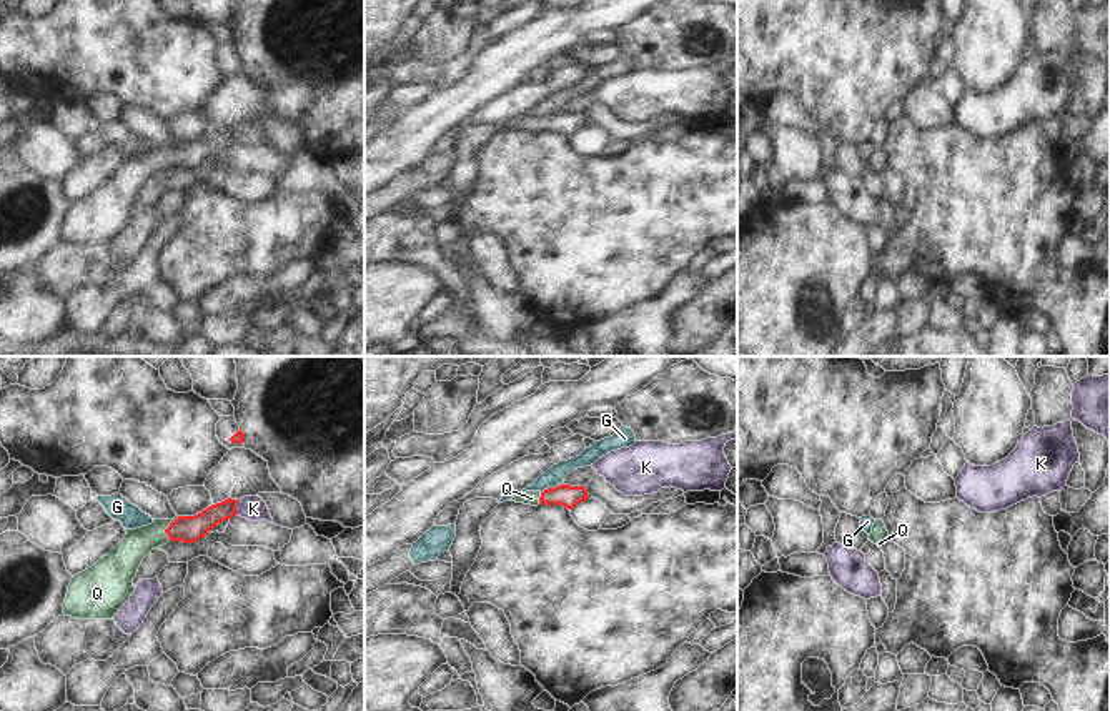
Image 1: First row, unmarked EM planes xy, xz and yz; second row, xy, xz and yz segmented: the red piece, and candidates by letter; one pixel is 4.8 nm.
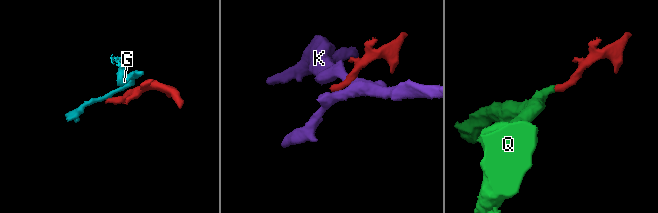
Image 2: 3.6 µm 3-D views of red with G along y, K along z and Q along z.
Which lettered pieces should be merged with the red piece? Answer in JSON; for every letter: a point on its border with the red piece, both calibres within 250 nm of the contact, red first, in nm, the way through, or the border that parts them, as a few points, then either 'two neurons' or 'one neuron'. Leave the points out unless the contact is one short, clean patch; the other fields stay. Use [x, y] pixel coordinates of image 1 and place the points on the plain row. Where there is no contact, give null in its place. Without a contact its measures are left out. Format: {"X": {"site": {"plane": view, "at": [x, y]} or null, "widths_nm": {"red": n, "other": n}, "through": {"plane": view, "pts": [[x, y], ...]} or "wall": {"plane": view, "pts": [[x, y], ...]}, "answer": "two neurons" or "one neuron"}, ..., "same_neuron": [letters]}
{"G": {"site": {"plane": "xz", "at": [550, 115]}, "widths_nm": {"red": 110, "other": 90}, "wall": {"plane": "xz", "pts": [[559, 112], [548, 114], [541, 120]]}, "answer": "two neurons"}, "K": {"site": {"plane": "xy", "at": [235, 135]}, "widths_nm": {"red": 130, "other": 120}, "wall": {"plane": "xy", "pts": [[238, 127], [235, 142]]}, "answer": "two neurons"}, "Q": {"site": {"plane": "xy", "at": [167, 155]}, "widths_nm": {"red": 130, "other": 160}, "through": {"plane": "xy", "pts": [[185, 155], [167, 155], [145, 165], [125, 185]]}, "answer": "one neuron"}, "same_neuron": ["Q"]}

